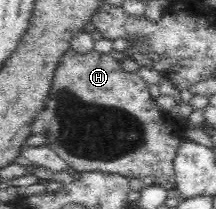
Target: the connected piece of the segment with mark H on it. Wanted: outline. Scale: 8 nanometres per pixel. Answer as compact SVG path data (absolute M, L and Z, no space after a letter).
M70 49L61 57L44 109L38 112L38 119L43 121L45 127L46 145L76 172L116 173L132 179L154 176L163 189L176 189L173 159L180 146L180 139L168 133L162 112L148 90L148 84L137 73L124 72L110 55L95 50L79 55Z

